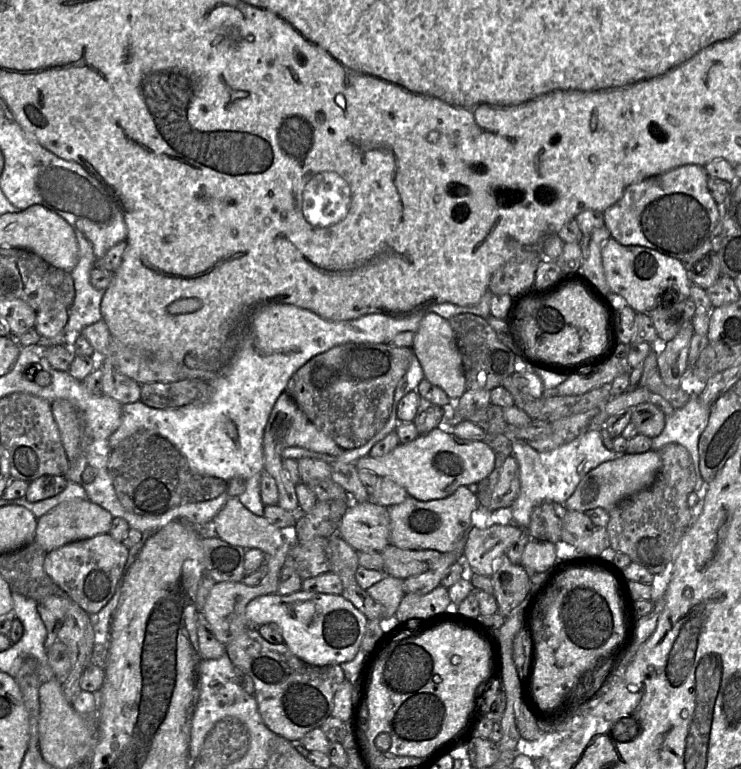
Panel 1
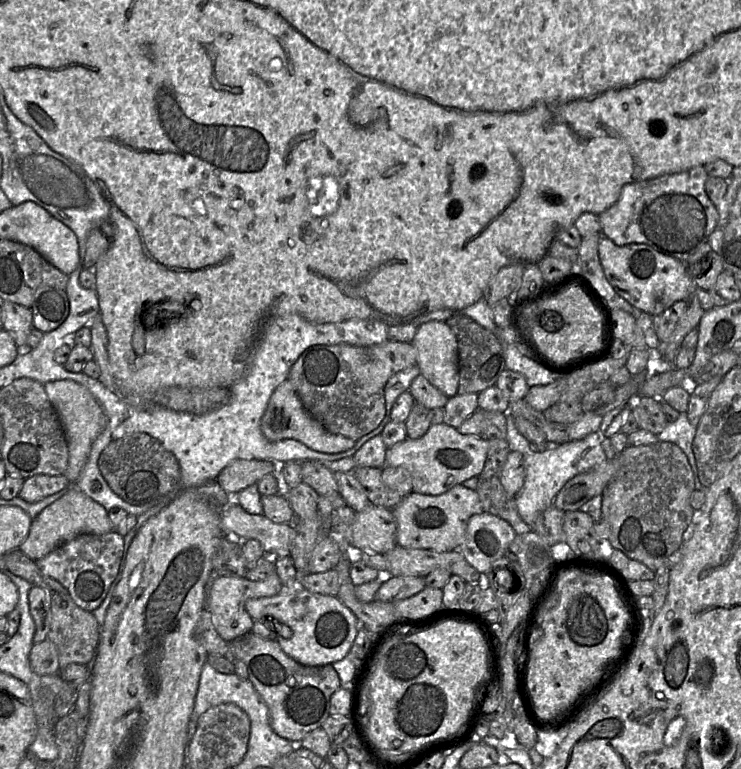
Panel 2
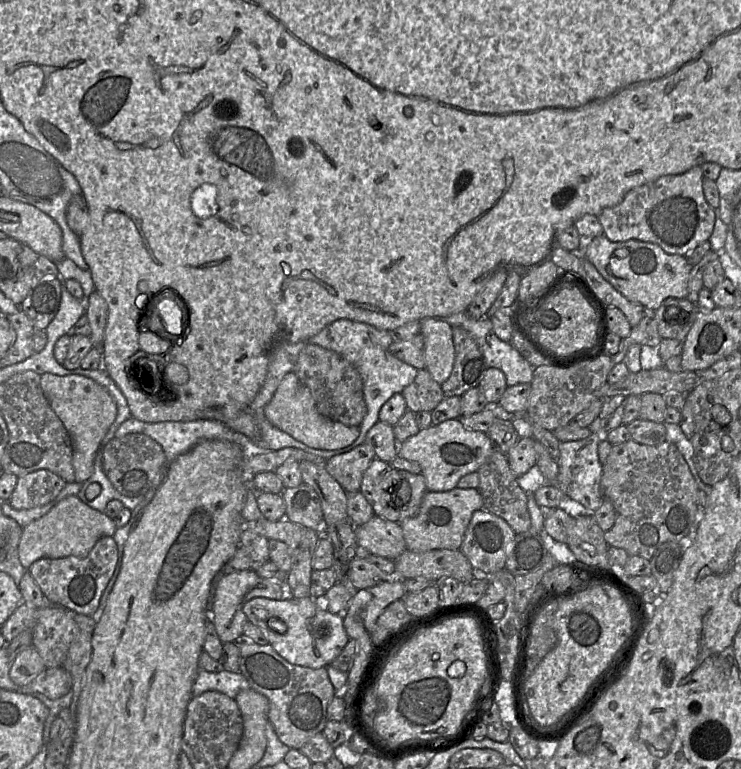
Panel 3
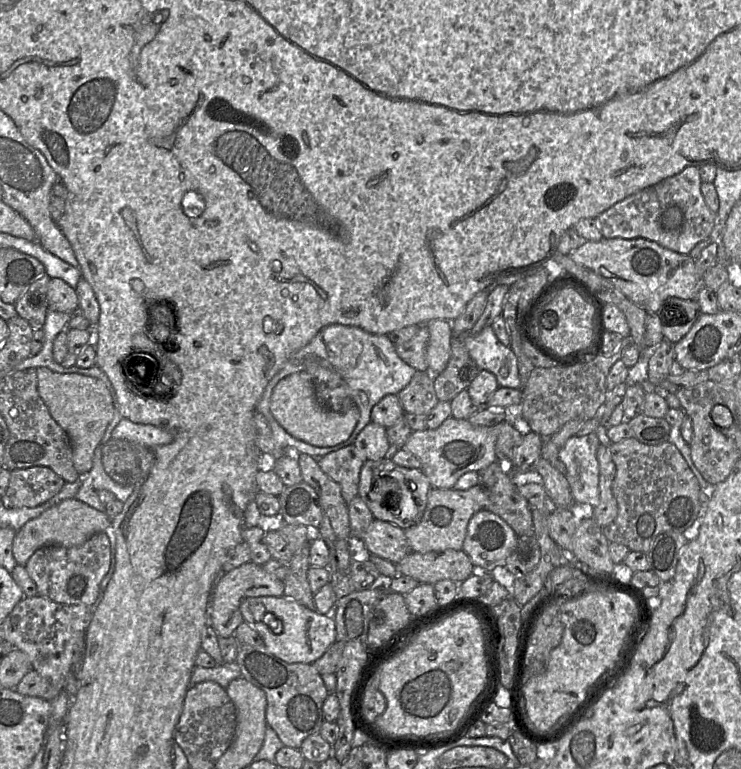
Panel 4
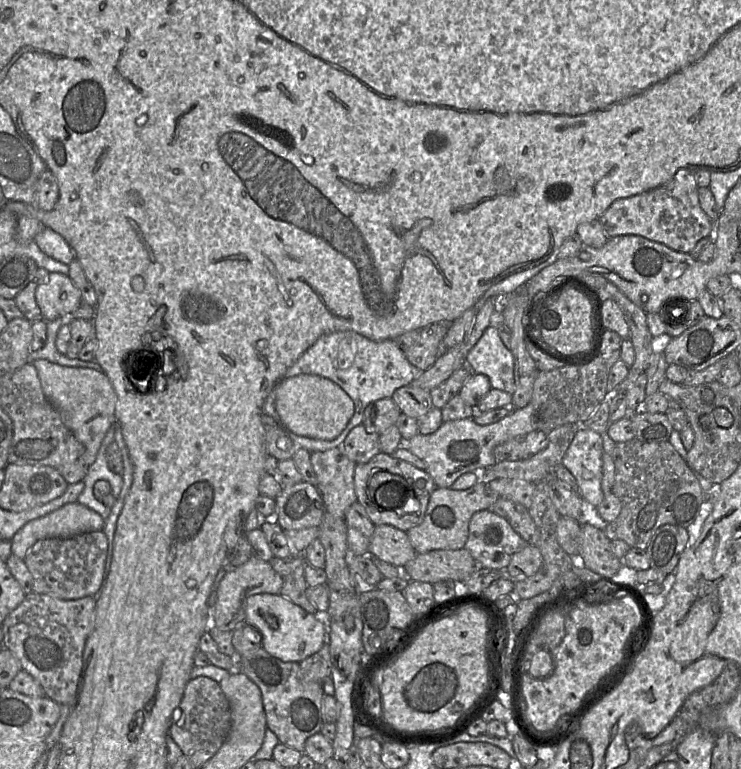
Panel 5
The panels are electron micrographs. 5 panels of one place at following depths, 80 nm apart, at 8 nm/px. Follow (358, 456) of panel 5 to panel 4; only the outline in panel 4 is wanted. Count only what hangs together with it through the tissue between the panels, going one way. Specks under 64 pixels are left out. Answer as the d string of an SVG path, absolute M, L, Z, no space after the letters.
M369 423L358 434L352 445L363 452L363 459L370 461L390 457L393 448L388 442L386 429L383 426Z

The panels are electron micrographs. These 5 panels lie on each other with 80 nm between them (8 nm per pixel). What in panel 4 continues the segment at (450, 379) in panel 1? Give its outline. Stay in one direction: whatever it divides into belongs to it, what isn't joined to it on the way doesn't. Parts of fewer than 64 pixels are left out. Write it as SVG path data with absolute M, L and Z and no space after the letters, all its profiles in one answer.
M431 320L422 325L426 325L429 330L427 345L428 371L433 376L437 376L445 370L451 356L451 324L446 320Z

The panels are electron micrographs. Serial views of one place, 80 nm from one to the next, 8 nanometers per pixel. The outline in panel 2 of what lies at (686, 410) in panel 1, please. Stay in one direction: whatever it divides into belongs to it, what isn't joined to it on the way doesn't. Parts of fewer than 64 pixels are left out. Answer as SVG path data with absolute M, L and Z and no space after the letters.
M682 412L674 422L668 422L663 431L658 434L660 442L673 442L682 449L688 458L694 477L696 477L695 471L698 471L693 452L696 430L697 427L689 422L686 412Z

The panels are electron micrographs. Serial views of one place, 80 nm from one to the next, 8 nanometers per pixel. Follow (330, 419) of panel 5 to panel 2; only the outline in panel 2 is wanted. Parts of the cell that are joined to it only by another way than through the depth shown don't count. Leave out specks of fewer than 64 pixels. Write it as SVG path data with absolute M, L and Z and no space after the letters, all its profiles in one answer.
M285 380L272 394L261 420L261 430L265 438L270 442L293 439L303 443L311 450L326 454L341 453L351 449L355 445L355 441L352 439L328 432L315 420L305 410L289 380Z

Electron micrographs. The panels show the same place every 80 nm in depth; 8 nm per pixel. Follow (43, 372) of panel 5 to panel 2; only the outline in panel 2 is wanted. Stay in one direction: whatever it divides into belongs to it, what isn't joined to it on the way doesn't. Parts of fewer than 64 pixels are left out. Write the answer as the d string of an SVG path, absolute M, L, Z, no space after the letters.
M73 380L50 381L43 387L59 416L67 440L69 462L65 476L69 482L76 482L88 461L93 442L107 424L107 416L93 394Z

